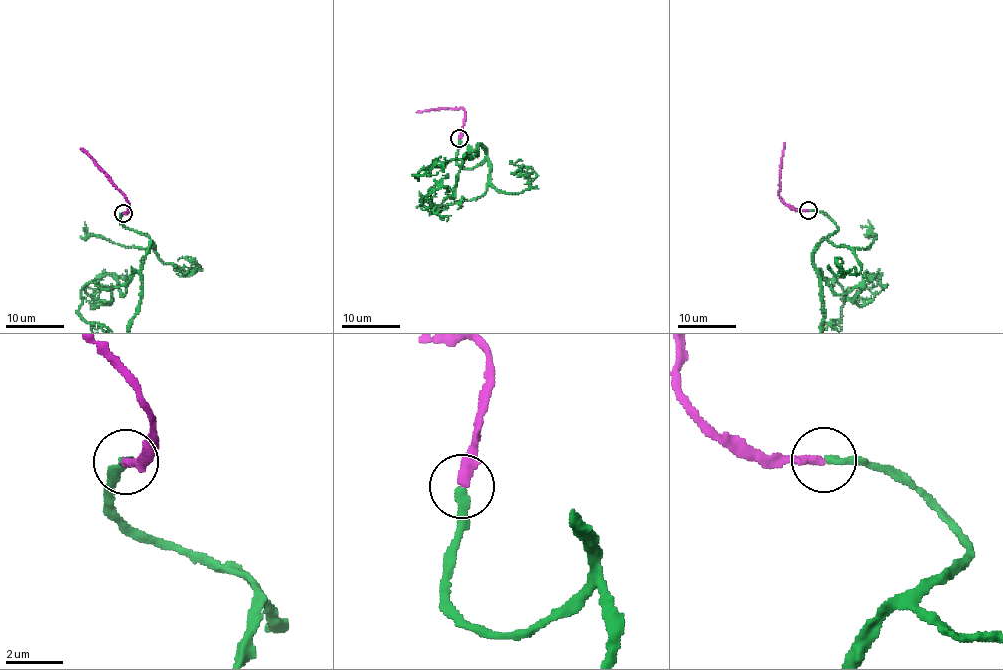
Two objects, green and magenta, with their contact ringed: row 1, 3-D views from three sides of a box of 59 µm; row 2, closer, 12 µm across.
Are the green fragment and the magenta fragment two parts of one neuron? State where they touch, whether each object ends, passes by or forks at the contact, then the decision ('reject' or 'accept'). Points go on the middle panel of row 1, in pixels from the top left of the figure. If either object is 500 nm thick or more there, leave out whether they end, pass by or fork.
(459, 138) | green ends | magenta ends | accept

